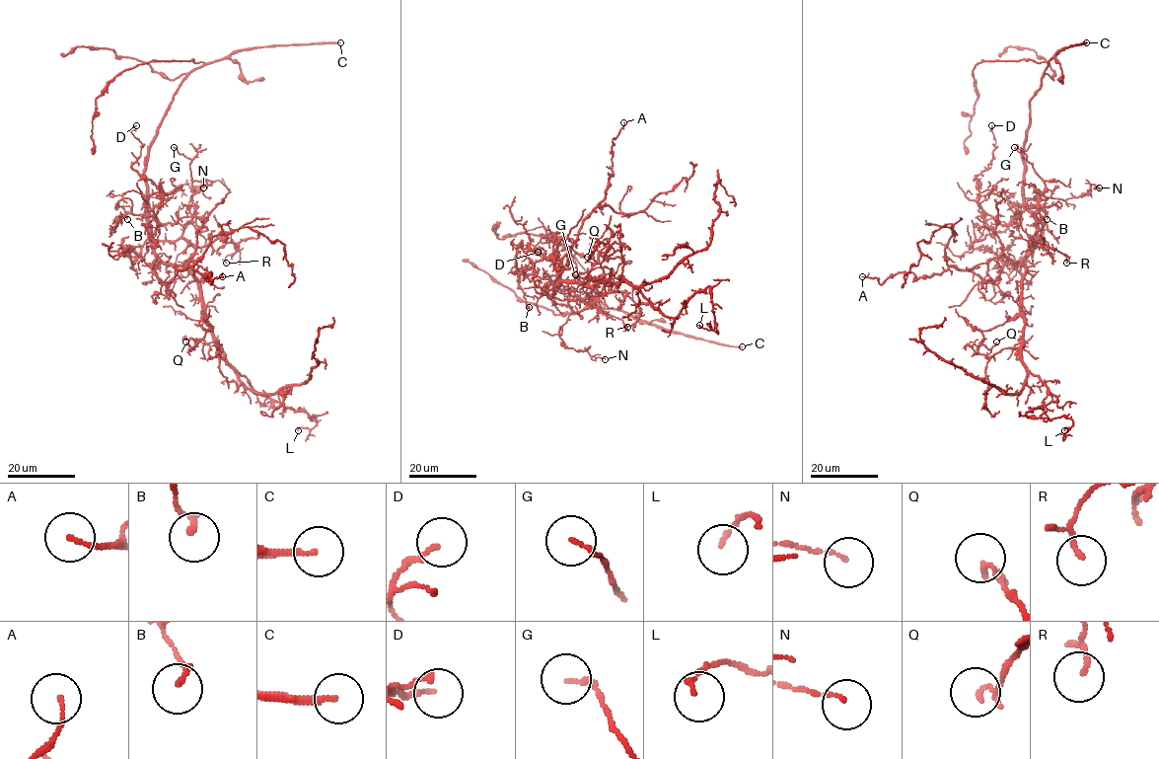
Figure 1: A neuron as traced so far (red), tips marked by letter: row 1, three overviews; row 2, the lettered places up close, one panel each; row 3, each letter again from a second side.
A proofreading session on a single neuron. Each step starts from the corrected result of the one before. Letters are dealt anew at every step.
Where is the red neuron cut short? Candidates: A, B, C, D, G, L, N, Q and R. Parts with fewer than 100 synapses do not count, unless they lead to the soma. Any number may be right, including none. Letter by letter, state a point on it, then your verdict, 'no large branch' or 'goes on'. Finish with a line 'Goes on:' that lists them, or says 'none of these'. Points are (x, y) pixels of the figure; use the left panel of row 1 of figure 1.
A: (222, 276) | no large branch
B: (127, 219) | no large branch
C: (340, 42) | goes on
D: (136, 125) | no large branch
G: (174, 147) | no large branch
L: (298, 430) | no large branch
N: (203, 188) | no large branch
Q: (185, 341) | no large branch
R: (226, 263) | no large branch
Goes on: C

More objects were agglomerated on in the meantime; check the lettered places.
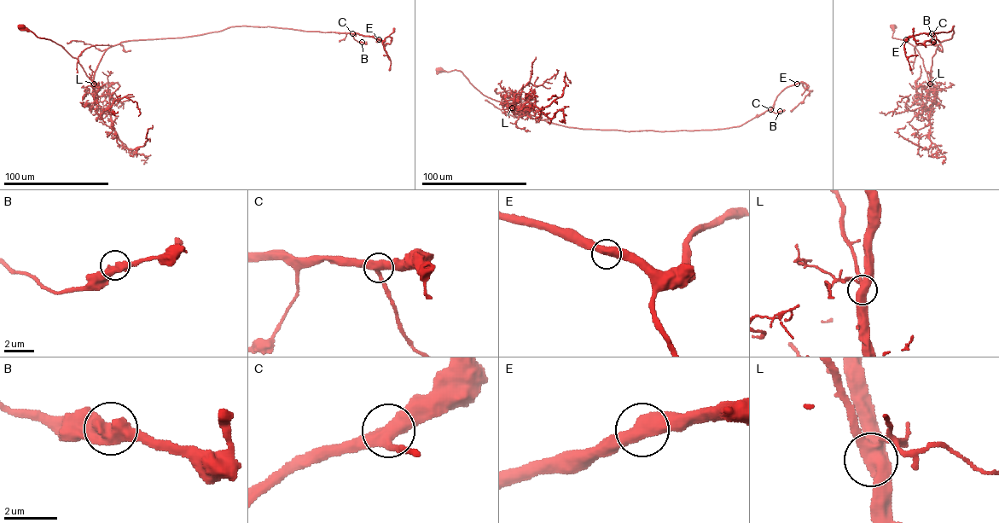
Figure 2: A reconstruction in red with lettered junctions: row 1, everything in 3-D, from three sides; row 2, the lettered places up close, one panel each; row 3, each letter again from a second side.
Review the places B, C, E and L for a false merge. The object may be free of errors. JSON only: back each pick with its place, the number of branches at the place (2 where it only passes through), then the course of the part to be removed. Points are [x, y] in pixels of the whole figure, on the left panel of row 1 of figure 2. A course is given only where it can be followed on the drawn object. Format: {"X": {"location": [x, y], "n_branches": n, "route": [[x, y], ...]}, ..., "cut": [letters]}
{"cut": []}

